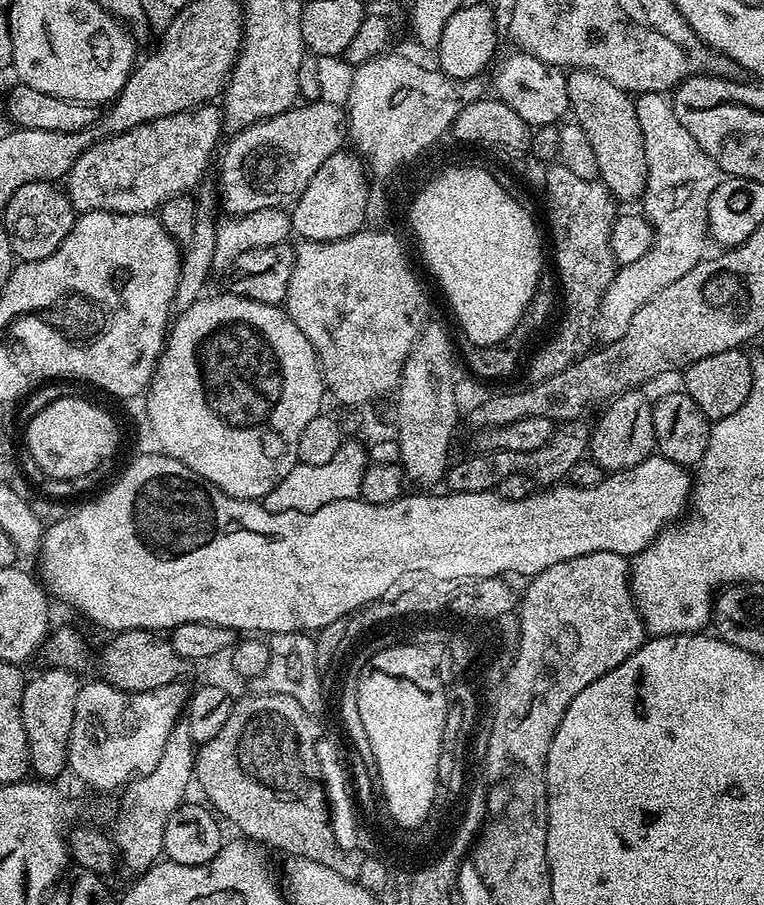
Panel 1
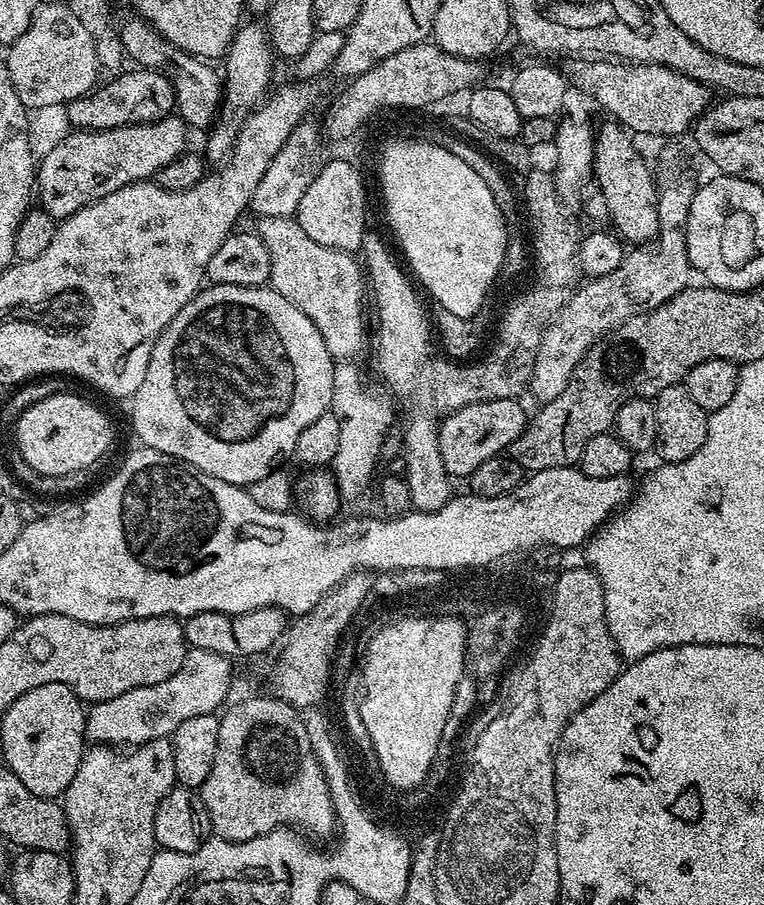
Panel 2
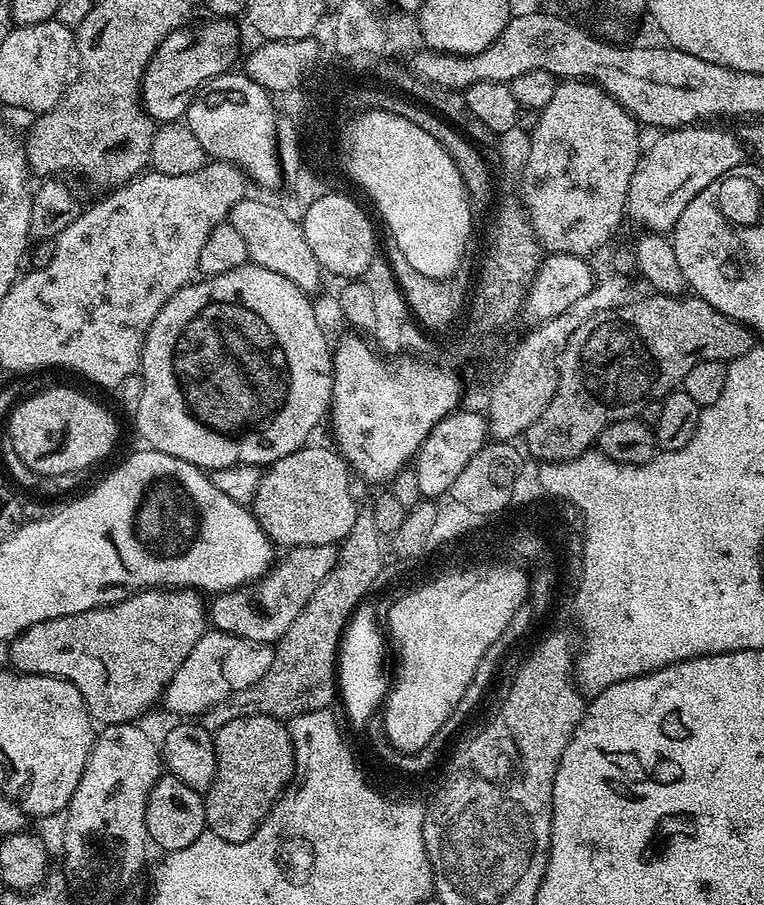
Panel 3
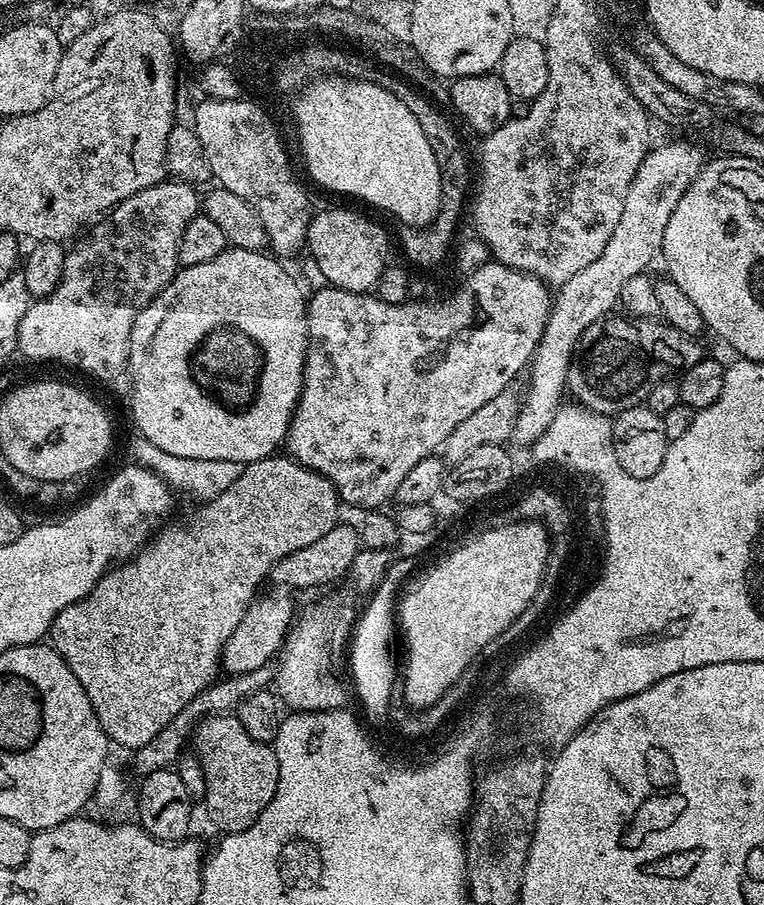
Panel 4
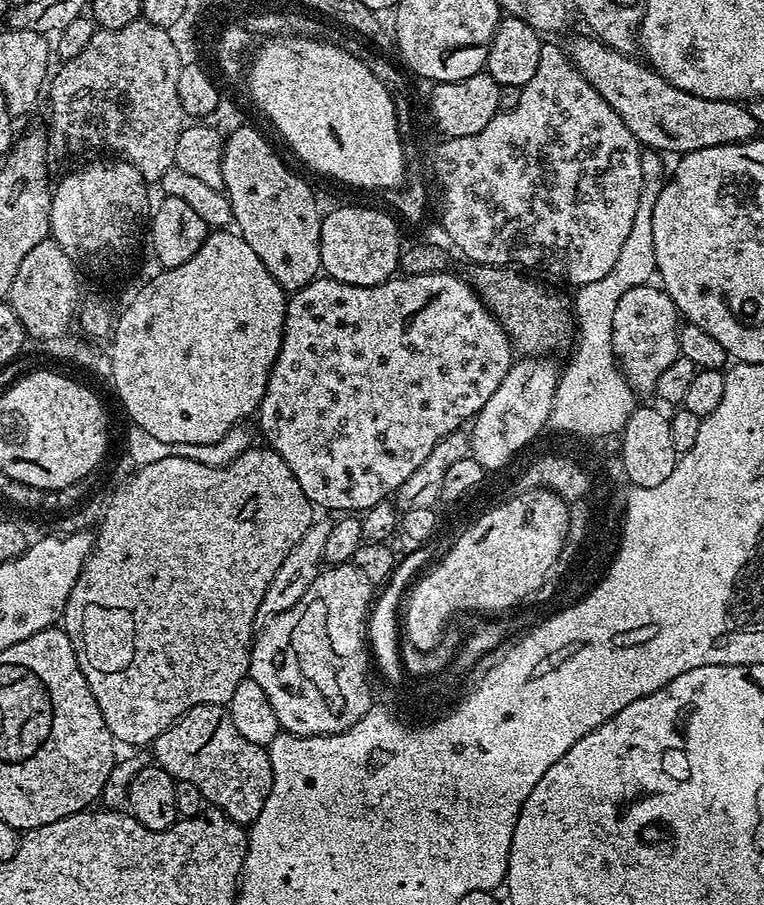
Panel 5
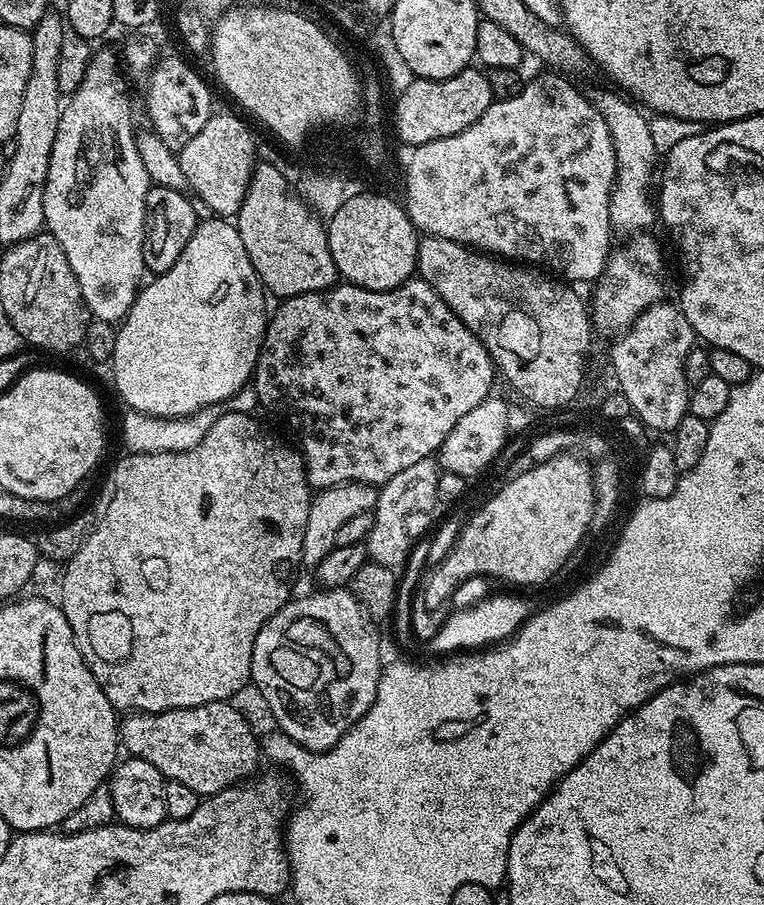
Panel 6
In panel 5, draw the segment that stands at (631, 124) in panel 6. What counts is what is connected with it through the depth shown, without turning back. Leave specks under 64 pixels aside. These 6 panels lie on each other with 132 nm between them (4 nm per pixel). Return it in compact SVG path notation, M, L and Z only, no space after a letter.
M655 150L641 151L642 158L642 194L638 202L638 214L634 214L634 226L630 226L630 234L618 259L606 278L598 278L598 282L579 285L575 289L574 302L574 347L577 350L592 350L600 354L600 350L612 350L612 331L614 330L614 309L626 290L634 290L634 286L649 283L657 275L656 255L654 254L654 202L658 202L658 194L664 189L666 172L661 153Z

